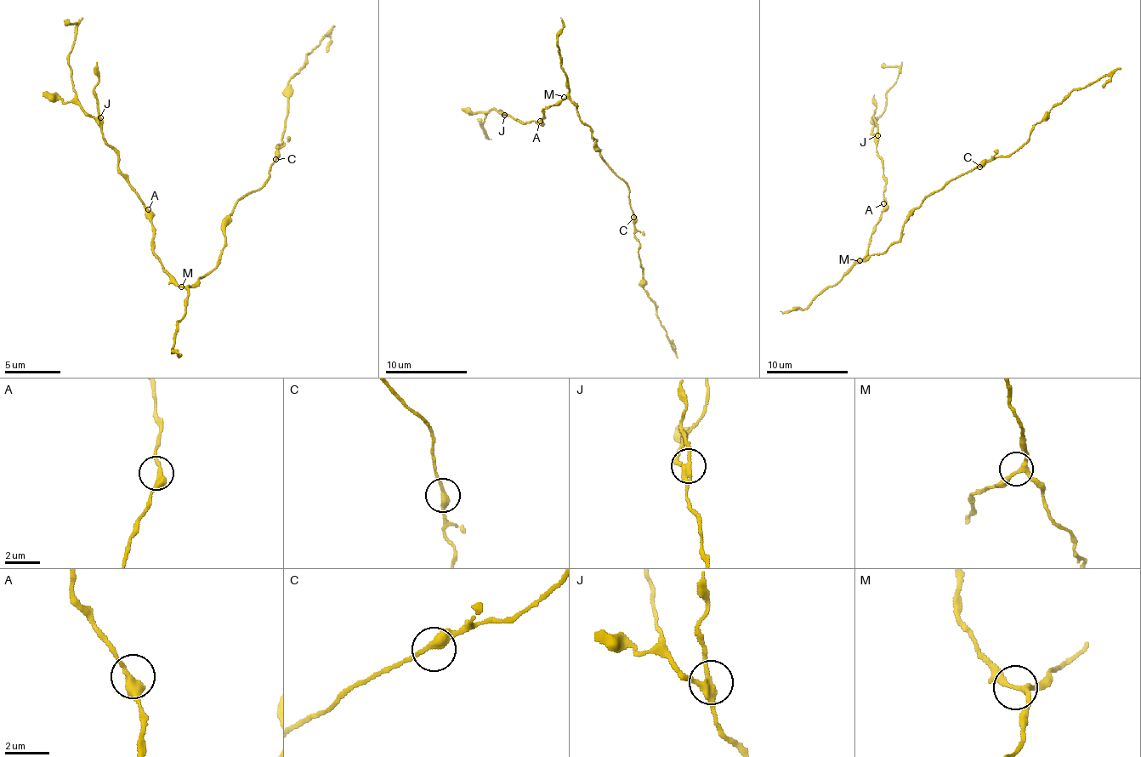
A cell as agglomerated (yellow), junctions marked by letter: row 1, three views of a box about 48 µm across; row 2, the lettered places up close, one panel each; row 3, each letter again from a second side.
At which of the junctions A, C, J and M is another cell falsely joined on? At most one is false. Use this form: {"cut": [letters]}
{"cut": ["J"]}

